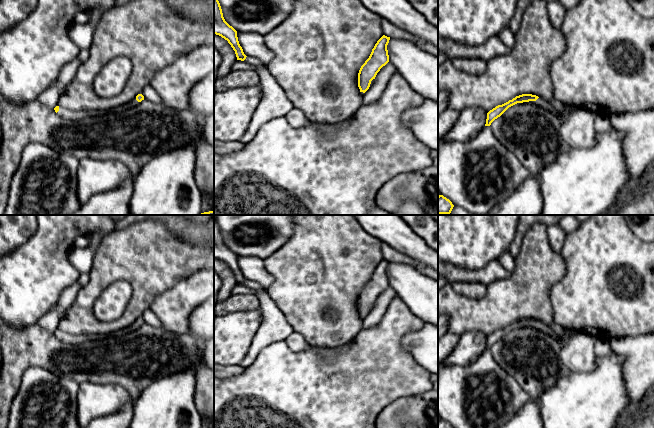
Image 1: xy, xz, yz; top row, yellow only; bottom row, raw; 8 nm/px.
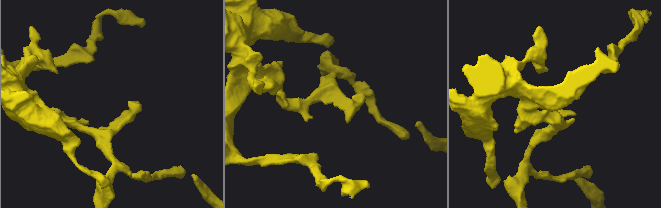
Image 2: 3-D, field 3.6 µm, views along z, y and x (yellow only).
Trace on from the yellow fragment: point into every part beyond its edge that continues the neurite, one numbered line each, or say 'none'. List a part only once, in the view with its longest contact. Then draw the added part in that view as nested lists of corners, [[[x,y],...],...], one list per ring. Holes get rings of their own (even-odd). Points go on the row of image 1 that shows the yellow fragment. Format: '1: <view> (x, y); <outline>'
1: yz (541, 102); [[[539,97],[536,101],[529,101],[528,103],[534,104],[536,106],[540,106],[548,111],[550,111],[553,114],[557,114],[556,110],[543,98]]]

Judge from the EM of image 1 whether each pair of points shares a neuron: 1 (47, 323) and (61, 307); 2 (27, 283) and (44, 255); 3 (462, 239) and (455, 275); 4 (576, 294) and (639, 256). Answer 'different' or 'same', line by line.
1: same
2: same
3: different
4: same

